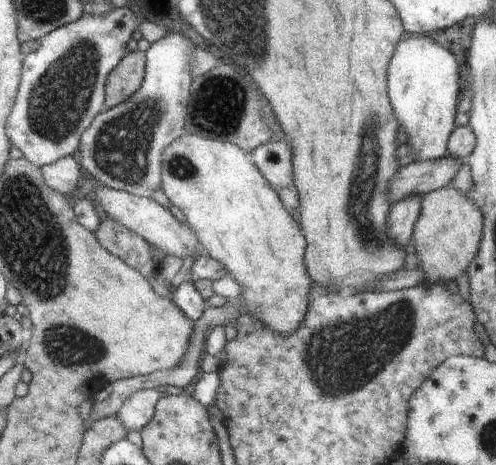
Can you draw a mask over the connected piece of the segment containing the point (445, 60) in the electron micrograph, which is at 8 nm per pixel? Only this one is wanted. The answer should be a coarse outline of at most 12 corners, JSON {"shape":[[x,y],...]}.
{"shape":[[428,36],[400,41],[388,96],[419,163],[445,157],[460,78]]}

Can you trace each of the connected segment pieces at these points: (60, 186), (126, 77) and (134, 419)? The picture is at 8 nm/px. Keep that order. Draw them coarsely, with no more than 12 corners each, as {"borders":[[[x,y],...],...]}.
{"borders":[[[77,156],[44,165],[52,190],[74,197],[85,178]],[[145,52],[125,54],[105,84],[105,108],[124,102],[145,78]],[[161,393],[131,394],[115,414],[128,432],[140,432],[153,419]]]}

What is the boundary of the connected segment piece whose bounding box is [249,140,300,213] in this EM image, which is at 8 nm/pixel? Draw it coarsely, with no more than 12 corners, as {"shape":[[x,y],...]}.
{"shape":[[266,141],[249,157],[296,213],[300,201],[292,178],[288,142]]}

